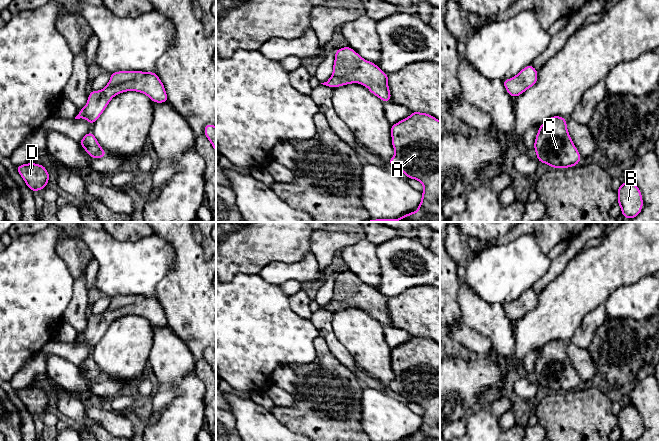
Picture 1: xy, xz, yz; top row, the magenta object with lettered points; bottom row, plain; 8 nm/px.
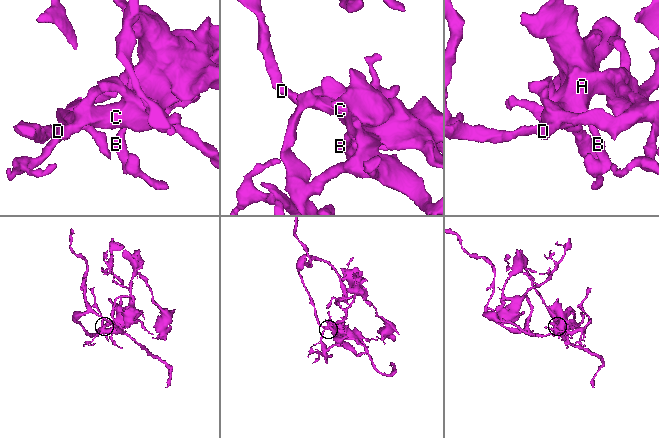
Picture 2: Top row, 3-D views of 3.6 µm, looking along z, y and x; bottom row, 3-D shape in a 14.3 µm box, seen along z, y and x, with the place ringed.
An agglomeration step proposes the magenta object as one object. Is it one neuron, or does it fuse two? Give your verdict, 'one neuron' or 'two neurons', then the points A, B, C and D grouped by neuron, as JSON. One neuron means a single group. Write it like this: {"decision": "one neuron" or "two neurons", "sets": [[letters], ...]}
{"decision": "one neuron", "sets": [["A", "B", "C", "D"]]}

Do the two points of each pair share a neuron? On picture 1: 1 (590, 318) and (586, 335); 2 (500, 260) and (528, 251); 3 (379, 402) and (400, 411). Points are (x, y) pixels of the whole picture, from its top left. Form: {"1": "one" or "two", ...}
{"1": "one", "2": "one", "3": "one"}

